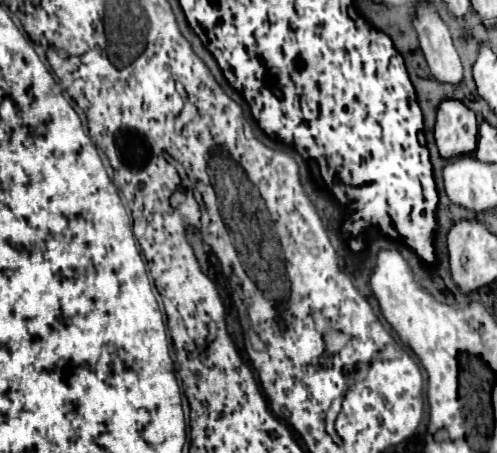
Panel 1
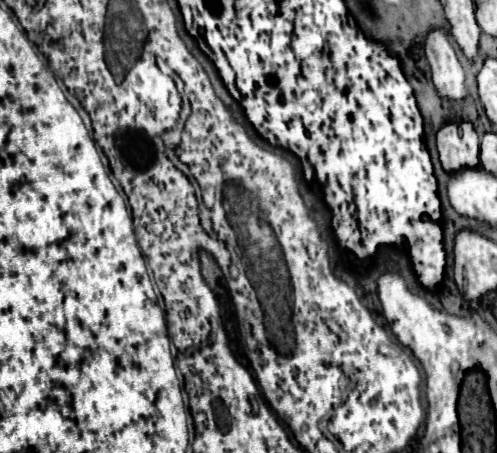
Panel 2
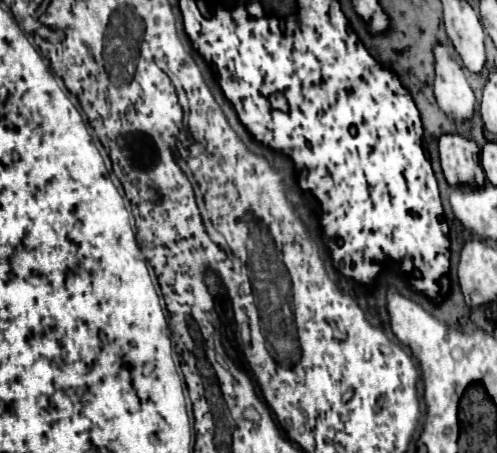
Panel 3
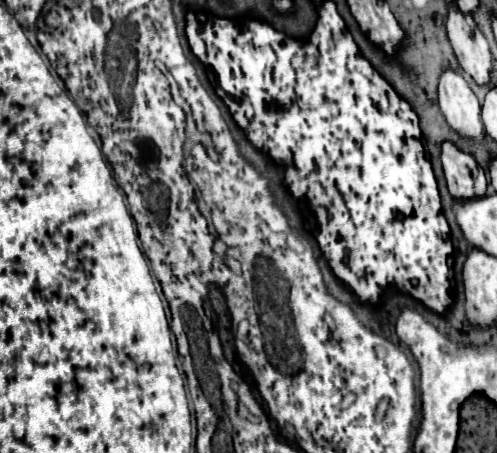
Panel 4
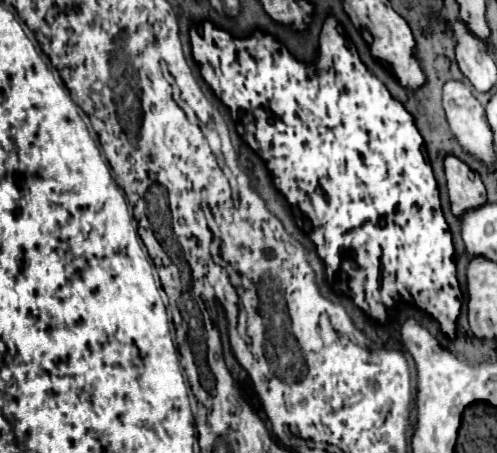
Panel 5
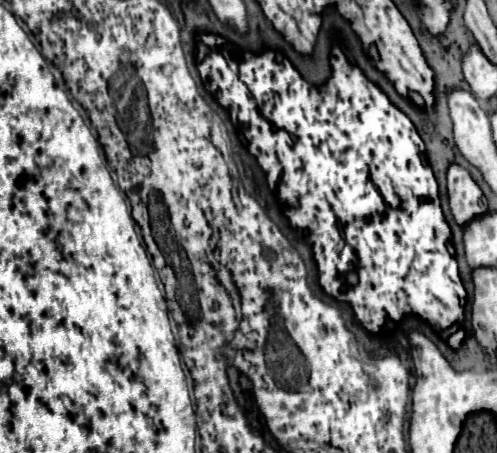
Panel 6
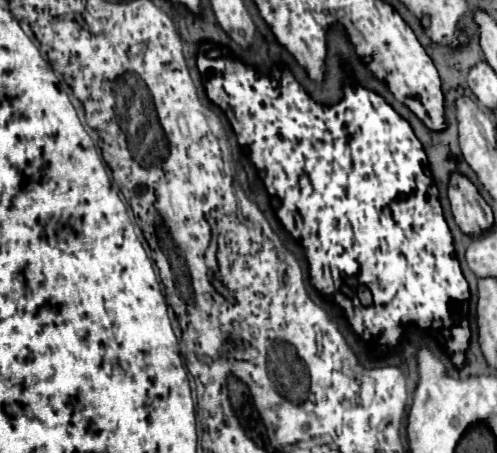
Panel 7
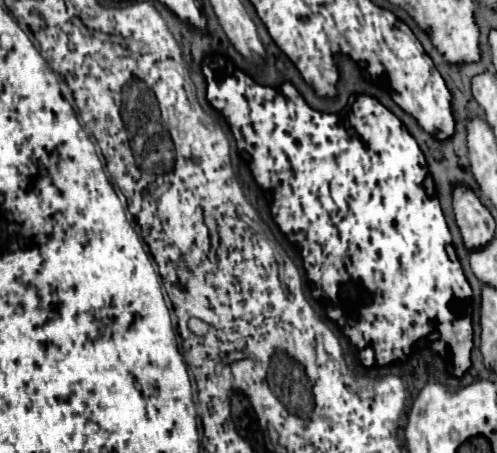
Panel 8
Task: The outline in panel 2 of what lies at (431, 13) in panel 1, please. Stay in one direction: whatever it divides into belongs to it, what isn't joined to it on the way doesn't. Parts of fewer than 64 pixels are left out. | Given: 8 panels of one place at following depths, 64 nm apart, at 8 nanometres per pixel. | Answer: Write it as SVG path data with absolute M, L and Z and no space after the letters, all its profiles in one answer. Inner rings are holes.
M432 30L426 38L426 58L432 68L432 80L442 100L464 100L468 88L464 82L464 68L456 58L452 44L444 30Z

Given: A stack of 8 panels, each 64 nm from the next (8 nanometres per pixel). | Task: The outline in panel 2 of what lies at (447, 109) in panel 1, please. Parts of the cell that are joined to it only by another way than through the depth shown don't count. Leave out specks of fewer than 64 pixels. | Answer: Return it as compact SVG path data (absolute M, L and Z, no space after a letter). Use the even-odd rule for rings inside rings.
M470 122L446 124L438 130L438 154L444 172L452 174L462 168L480 166L480 140Z

